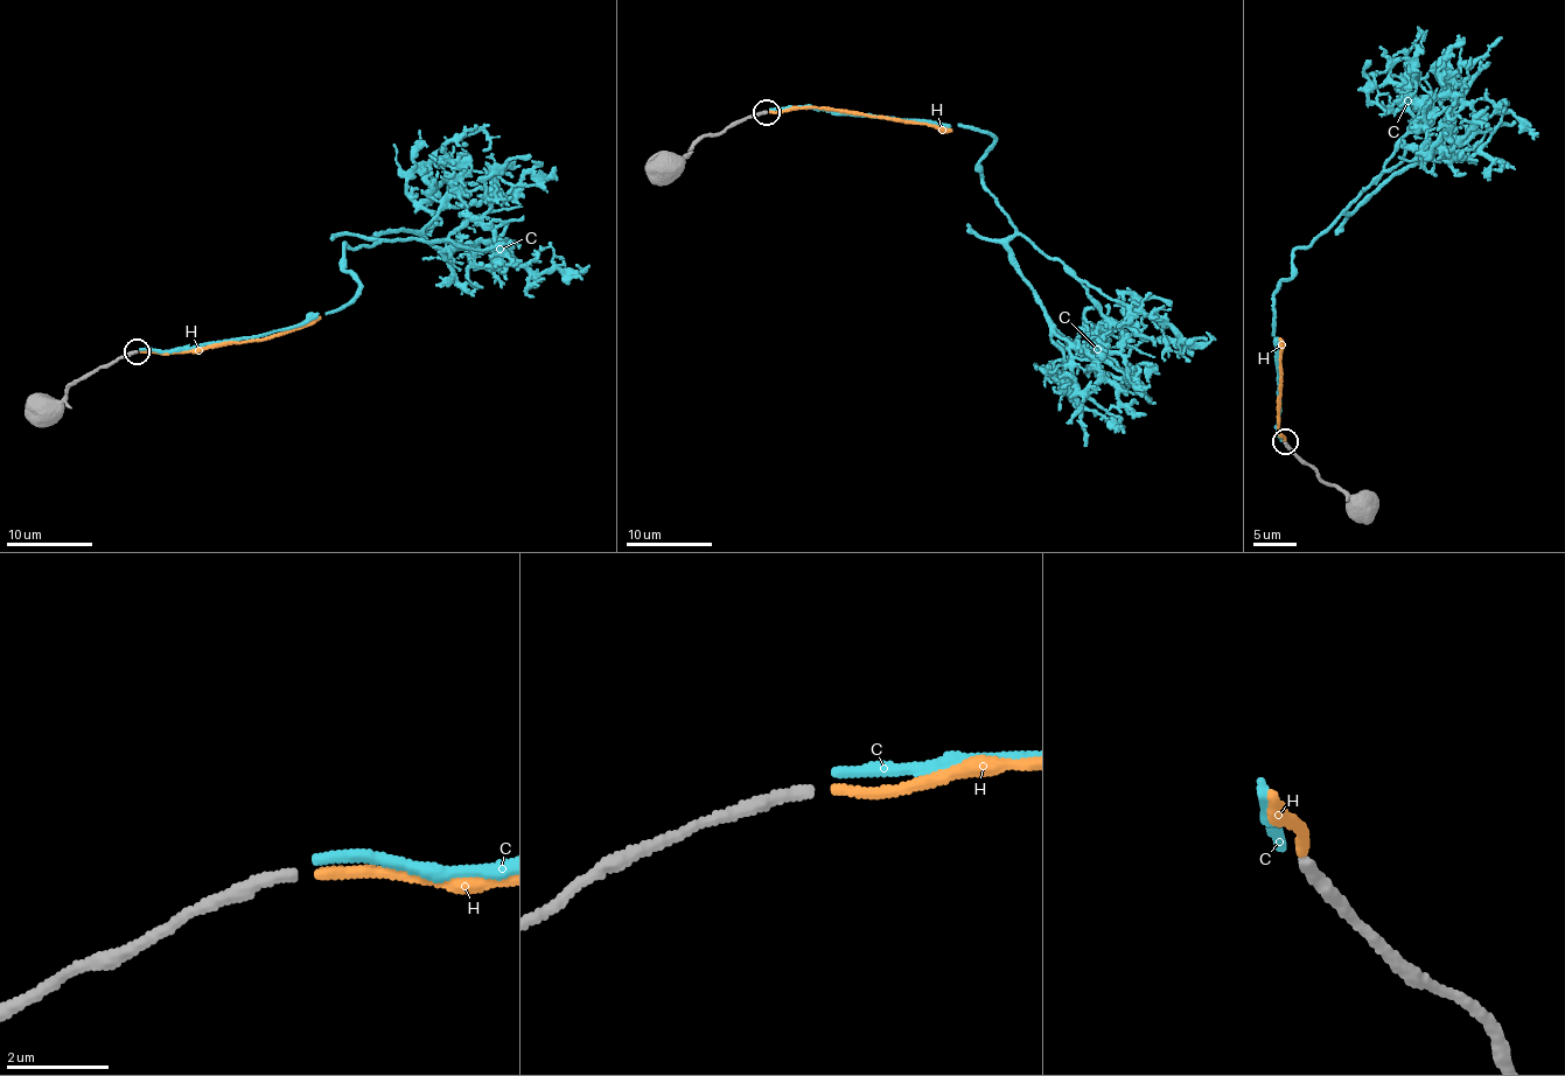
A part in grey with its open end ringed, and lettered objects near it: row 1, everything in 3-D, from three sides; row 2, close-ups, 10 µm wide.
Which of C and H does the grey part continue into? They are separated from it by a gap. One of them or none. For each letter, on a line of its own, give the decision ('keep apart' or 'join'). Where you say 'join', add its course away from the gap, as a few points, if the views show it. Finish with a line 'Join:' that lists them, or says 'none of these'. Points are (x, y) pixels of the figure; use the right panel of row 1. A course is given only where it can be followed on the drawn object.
C: keep apart
H: join; course (1284, 440), (1277, 421), (1280, 339)
Join: H

